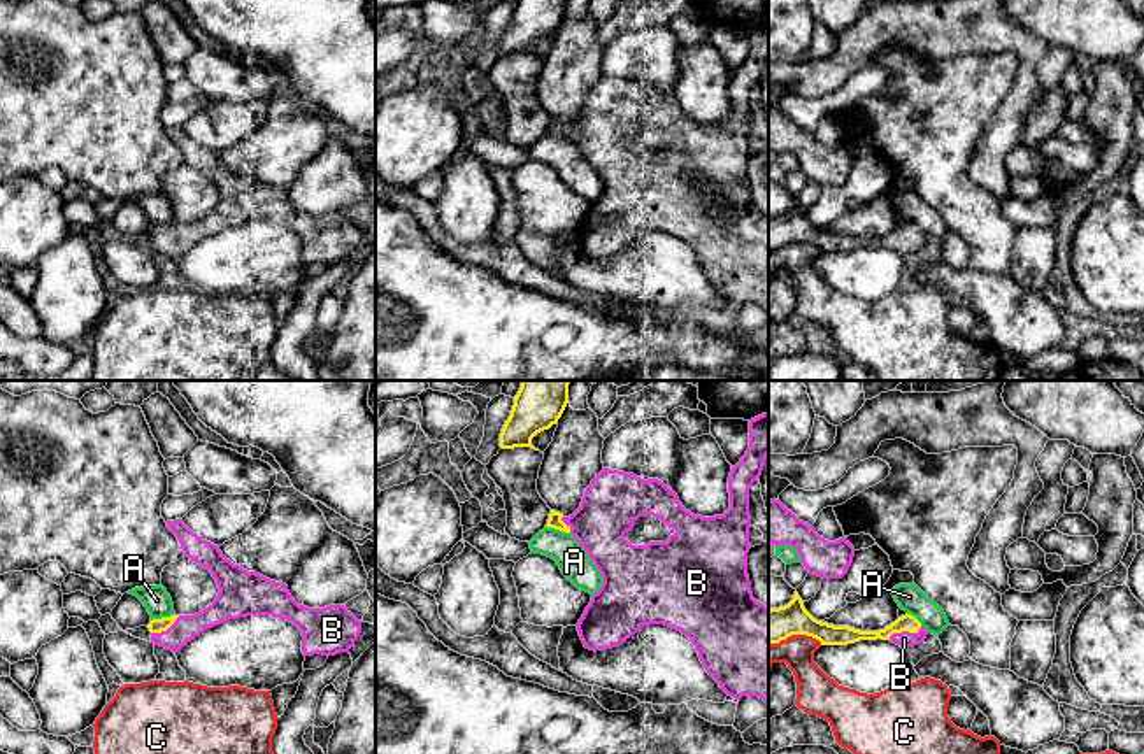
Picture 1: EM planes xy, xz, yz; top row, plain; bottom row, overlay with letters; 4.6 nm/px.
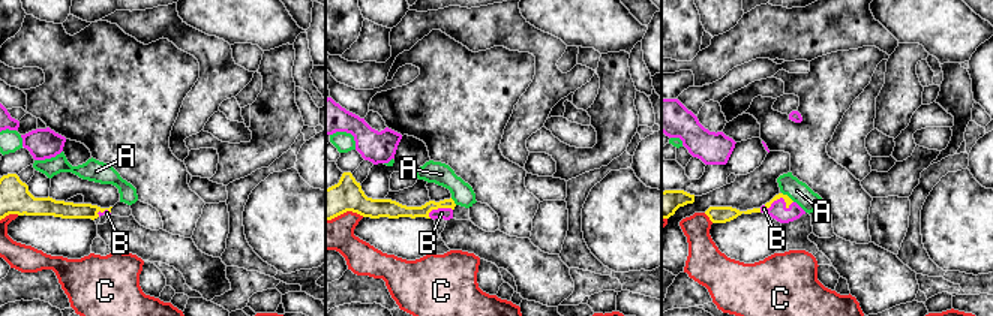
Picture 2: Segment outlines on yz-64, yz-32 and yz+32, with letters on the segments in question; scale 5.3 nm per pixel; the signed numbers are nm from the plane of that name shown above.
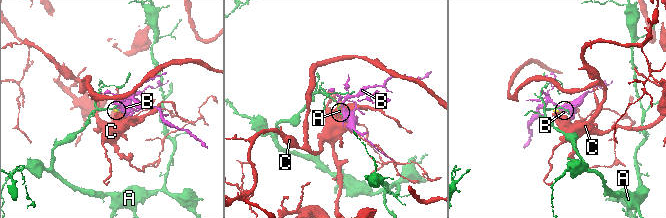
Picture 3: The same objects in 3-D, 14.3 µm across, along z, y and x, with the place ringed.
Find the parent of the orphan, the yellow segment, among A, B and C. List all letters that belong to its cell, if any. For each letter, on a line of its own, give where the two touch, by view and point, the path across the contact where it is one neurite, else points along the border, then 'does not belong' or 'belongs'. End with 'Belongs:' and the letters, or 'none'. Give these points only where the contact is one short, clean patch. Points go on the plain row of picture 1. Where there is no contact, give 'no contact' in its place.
A: meets yellow in xy at (162, 225); border along xy (174, 220), (151, 228); does not belong
B: meets yellow in yz at (904, 237); runs through yz (906, 230), (904, 237), (904, 246); belongs
C: meets yellow in yz at (795, 241); does not belong
Belongs: B

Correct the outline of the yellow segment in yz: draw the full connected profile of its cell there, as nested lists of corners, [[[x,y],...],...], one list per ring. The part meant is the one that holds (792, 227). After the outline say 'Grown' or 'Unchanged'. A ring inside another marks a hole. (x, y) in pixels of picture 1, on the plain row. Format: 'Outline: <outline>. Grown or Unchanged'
Outline: [[[795,198],[793,207],[779,216],[769,217],[769,253],[779,251],[791,242],[807,242],[821,249],[821,253],[847,253],[860,247],[891,247],[900,254],[914,254],[925,249],[928,238],[921,230],[905,221],[879,238],[860,238],[849,233],[833,233],[814,226],[804,214],[802,205]]]. Grown

